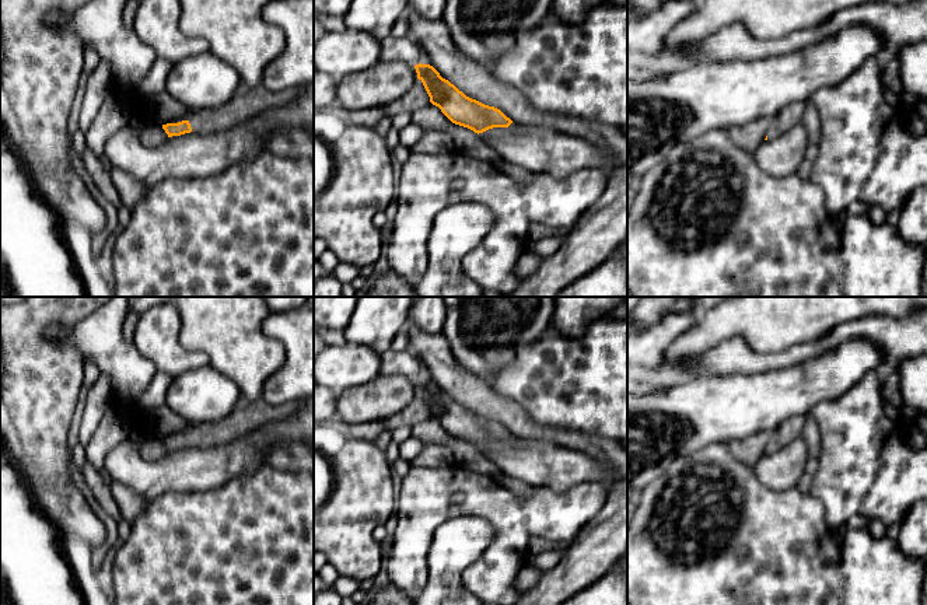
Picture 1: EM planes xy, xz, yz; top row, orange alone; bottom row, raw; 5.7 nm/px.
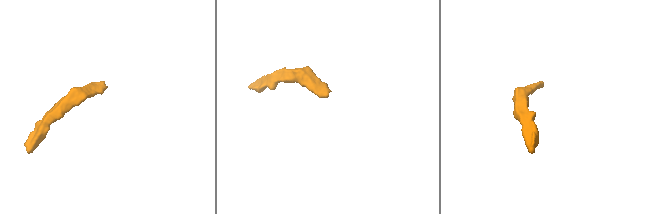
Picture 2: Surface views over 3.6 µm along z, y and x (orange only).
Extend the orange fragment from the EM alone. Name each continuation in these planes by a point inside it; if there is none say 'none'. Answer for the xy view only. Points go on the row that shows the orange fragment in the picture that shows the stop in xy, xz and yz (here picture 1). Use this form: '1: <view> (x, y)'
1: xy (248, 102)

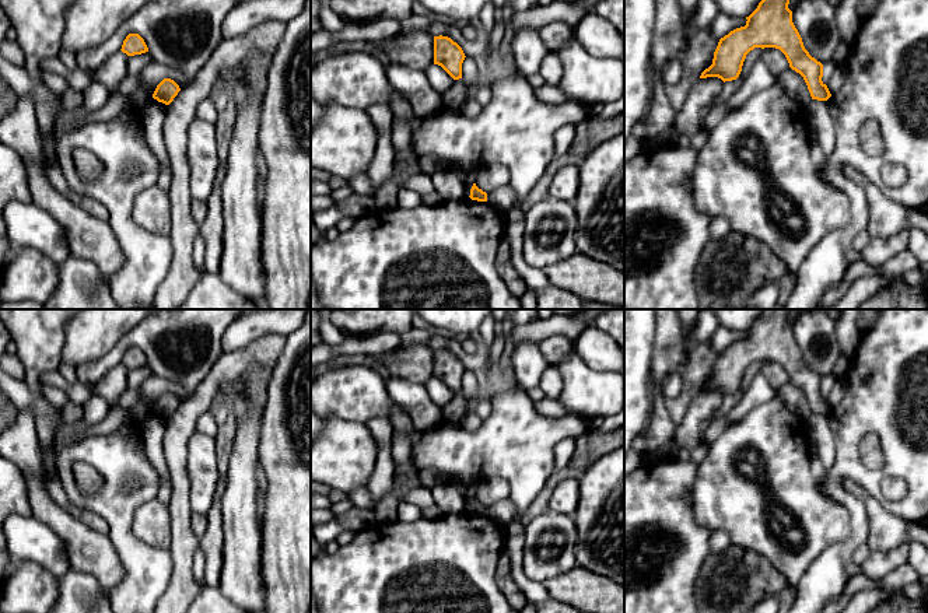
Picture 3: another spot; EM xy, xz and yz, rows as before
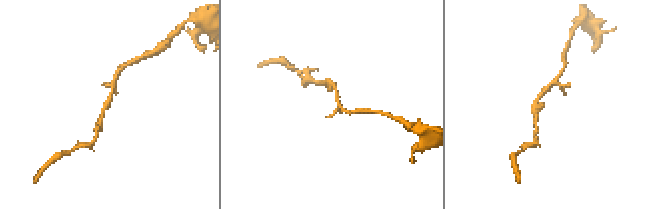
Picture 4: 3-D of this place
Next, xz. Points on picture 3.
none

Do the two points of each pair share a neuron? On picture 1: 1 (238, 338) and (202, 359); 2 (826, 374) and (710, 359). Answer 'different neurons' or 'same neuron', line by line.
1: different neurons
2: different neurons

